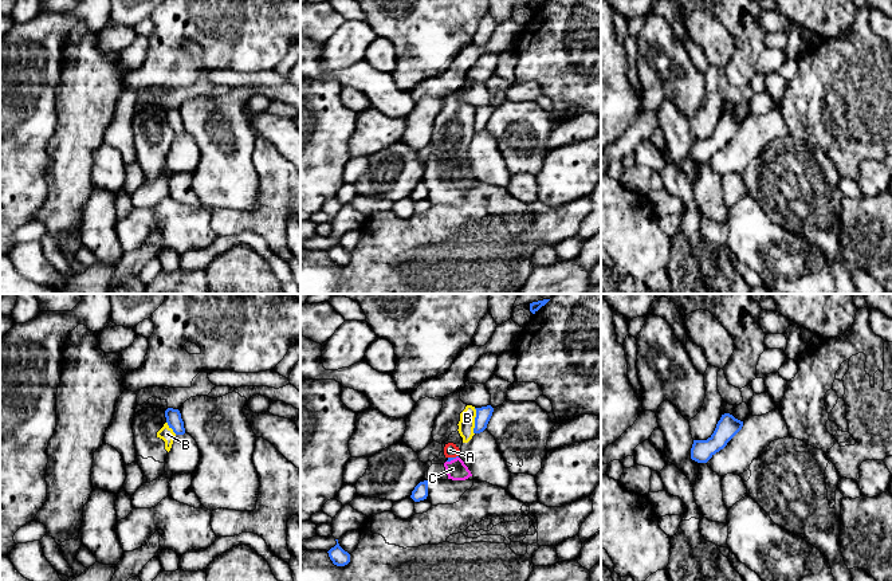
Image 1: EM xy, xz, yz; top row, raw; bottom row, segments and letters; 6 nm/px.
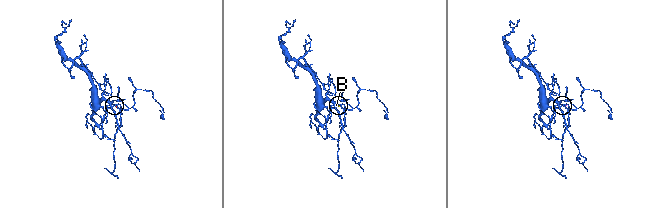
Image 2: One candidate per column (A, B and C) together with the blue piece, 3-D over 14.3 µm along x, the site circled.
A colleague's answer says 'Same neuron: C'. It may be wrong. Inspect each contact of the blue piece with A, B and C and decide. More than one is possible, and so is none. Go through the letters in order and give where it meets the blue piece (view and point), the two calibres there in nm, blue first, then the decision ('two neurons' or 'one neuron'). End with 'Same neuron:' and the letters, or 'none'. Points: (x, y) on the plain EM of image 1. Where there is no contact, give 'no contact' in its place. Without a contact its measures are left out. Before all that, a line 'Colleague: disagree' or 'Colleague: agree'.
Colleague: disagree
A: xz (452, 157) | 20/80 nm | two neurons
B: xz (475, 121) | 90/100 nm | two neurons
C: xz (452, 159) | 20/120 nm | two neurons
Same neuron: none

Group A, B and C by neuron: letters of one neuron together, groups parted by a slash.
A B C

